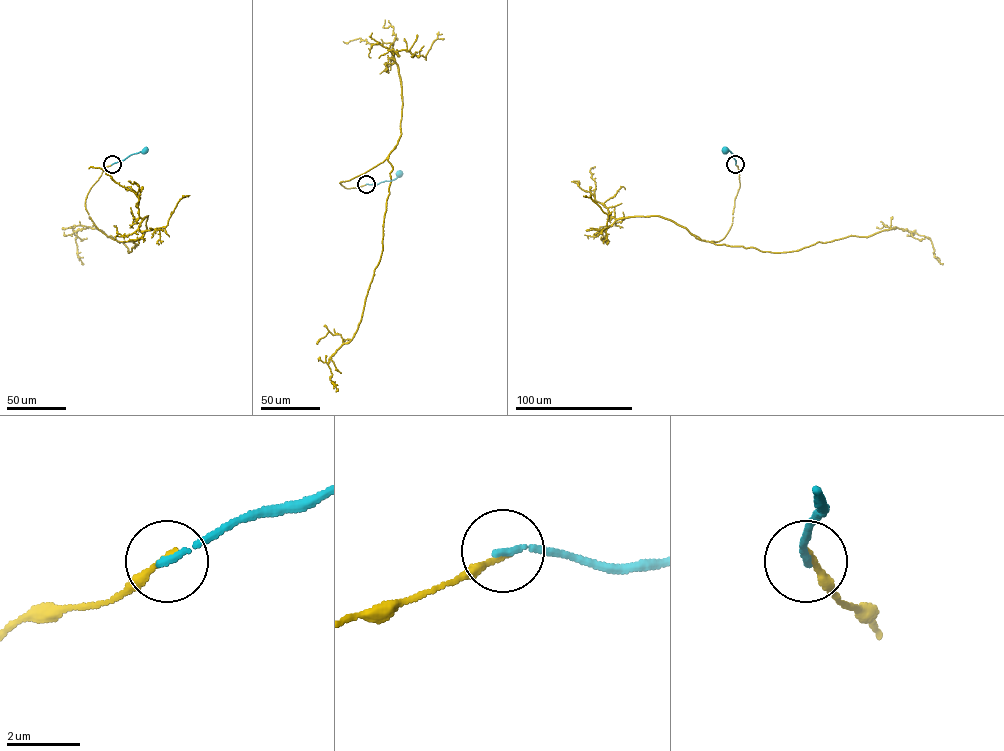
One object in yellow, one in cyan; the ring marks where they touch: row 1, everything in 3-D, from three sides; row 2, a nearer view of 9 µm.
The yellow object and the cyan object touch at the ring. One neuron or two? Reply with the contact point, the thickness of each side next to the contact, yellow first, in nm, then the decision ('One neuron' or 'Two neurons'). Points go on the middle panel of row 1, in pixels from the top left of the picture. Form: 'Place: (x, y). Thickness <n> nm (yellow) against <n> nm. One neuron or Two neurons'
Place: (366, 184). Thickness 180 nm (yellow) against 190 nm. Two neurons

